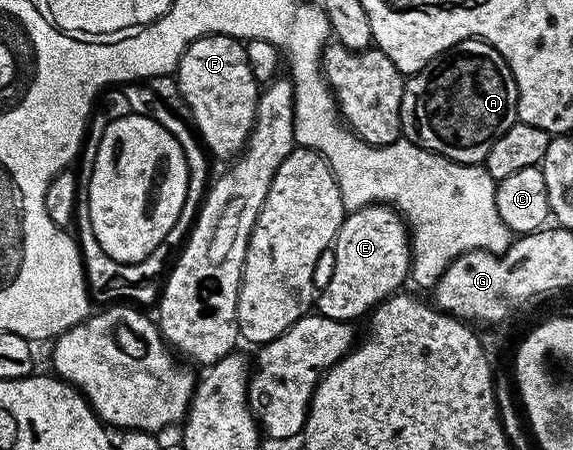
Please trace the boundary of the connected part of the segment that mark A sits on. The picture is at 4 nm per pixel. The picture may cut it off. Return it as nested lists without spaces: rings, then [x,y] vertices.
[[[469,37],[467,41],[453,45],[447,53],[433,57],[420,72],[409,74],[405,78],[402,87],[402,102],[400,103],[400,119],[402,120],[402,137],[411,141],[413,145],[418,145],[430,153],[438,153],[441,157],[446,157],[449,161],[455,161],[461,165],[482,165],[494,140],[500,135],[504,135],[504,131],[508,131],[508,127],[512,127],[518,121],[518,88],[514,82],[512,71],[506,60],[500,55],[500,51],[496,51],[496,47],[492,47],[484,40]]]

